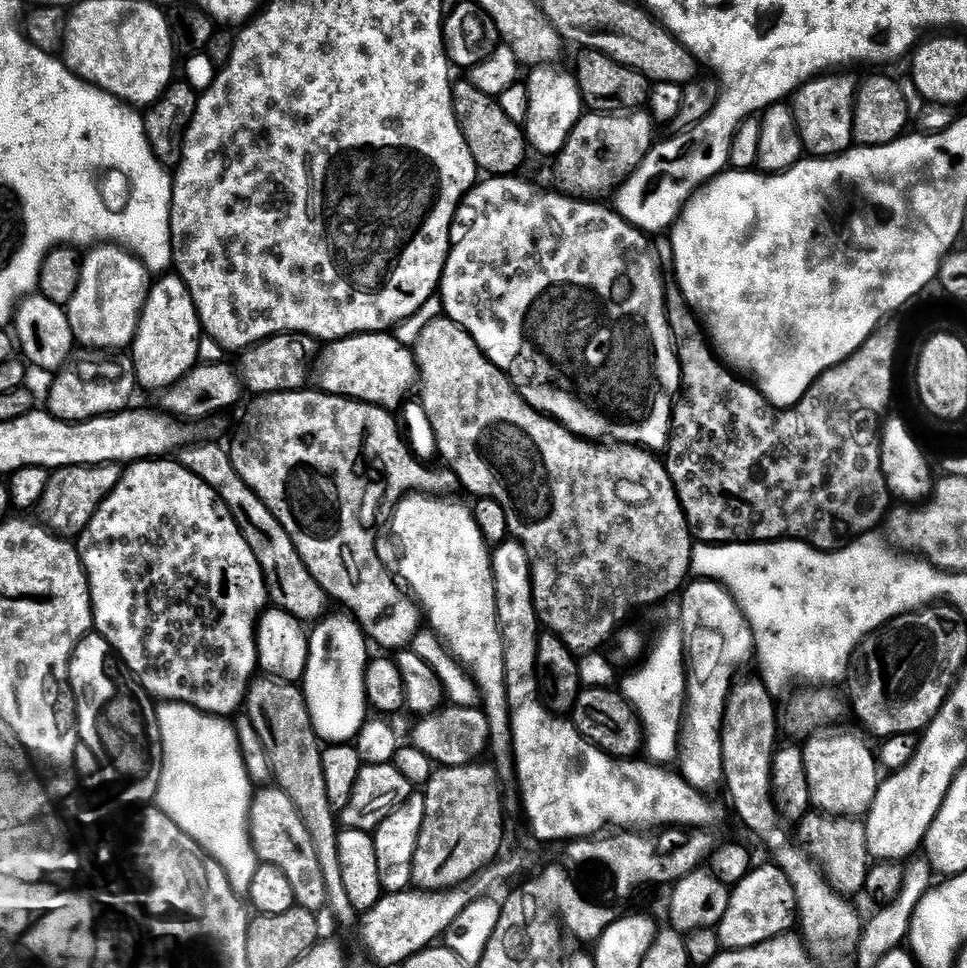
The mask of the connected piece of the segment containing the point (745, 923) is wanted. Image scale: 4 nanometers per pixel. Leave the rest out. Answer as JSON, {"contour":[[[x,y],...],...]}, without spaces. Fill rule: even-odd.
{"contour":[[[777,863],[753,867],[747,875],[735,881],[731,894],[730,906],[726,906],[726,914],[715,929],[721,949],[758,947],[776,936],[793,931],[792,919],[798,916],[796,894],[790,878]]]}

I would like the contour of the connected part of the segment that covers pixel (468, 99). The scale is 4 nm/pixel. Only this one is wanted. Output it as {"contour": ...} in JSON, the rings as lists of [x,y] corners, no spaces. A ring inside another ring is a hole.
{"contour":[[[457,79],[452,85],[452,95],[456,106],[456,117],[464,132],[466,142],[470,146],[470,154],[474,162],[485,173],[492,176],[510,176],[524,164],[524,148],[526,149],[525,129],[515,124],[508,117],[508,112],[499,103],[499,99],[477,91],[471,79]]]}

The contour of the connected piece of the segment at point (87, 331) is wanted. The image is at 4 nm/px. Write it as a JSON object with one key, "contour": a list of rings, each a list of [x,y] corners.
{"contour":[[[101,243],[93,247],[89,256],[83,257],[80,266],[80,281],[73,298],[66,305],[70,330],[77,345],[85,349],[103,348],[105,350],[124,350],[136,339],[144,304],[147,302],[150,289],[150,273],[139,256],[128,248],[117,246],[115,243]]]}

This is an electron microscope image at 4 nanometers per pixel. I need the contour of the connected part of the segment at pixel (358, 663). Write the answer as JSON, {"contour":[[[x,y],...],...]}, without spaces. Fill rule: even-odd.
{"contour":[[[316,624],[311,632],[316,635],[316,718],[312,724],[321,741],[347,745],[357,739],[370,716],[367,702],[360,700],[365,691],[365,668],[370,652],[348,648],[348,652],[340,652],[340,656],[332,660],[328,648],[324,648],[324,644],[328,644],[328,640],[324,640],[324,628]],[[344,700],[348,700],[348,704],[344,704]]]}

